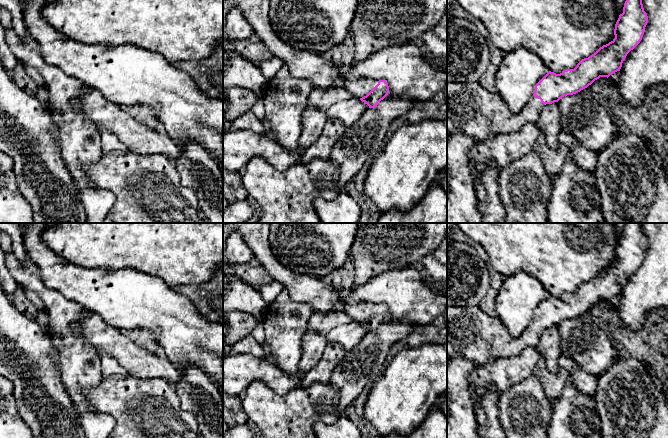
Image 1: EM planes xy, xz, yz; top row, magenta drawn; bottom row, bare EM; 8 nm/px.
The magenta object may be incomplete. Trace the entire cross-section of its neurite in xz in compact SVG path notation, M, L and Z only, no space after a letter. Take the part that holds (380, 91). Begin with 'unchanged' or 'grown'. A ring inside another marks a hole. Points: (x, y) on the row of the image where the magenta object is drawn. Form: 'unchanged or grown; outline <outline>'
grown; outline M350 80L345 82L343 87L355 98L366 103L369 108L377 107L389 93L389 86L385 80Z

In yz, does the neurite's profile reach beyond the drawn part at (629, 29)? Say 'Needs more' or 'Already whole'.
Needs more

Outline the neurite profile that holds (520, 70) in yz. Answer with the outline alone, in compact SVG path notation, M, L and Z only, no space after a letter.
M519 47L503 57L495 78L497 93L517 114L533 97L535 85L548 72L549 69L536 54Z

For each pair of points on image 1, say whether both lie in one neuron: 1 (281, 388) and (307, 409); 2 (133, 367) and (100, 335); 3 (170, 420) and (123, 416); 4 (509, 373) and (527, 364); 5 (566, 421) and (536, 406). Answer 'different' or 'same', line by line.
1: different
2: same
3: same
4: same
5: different

